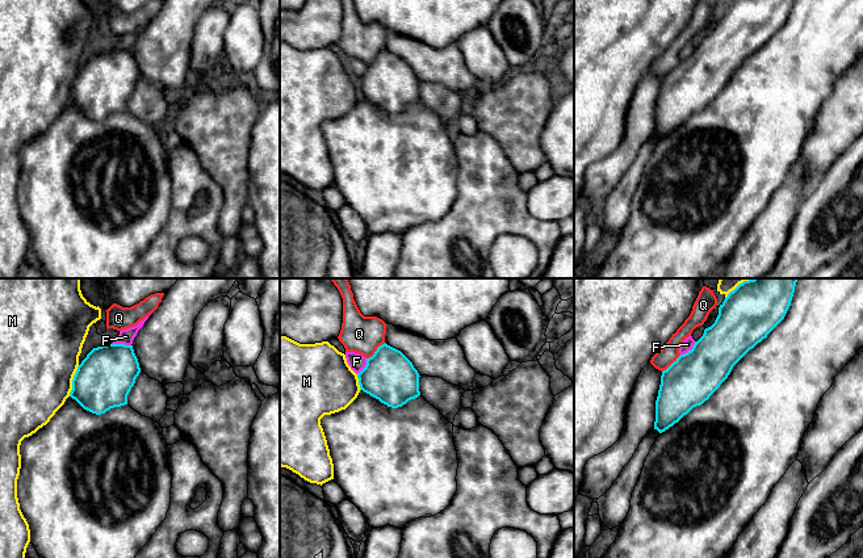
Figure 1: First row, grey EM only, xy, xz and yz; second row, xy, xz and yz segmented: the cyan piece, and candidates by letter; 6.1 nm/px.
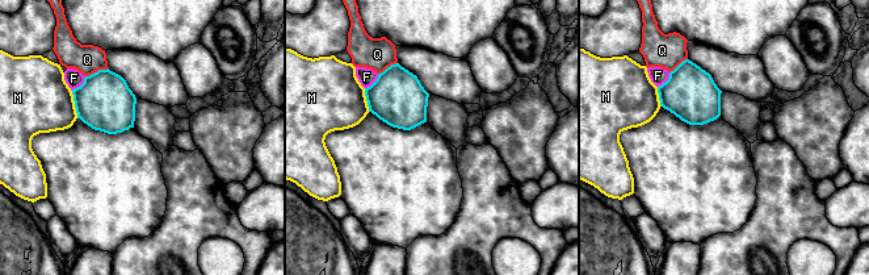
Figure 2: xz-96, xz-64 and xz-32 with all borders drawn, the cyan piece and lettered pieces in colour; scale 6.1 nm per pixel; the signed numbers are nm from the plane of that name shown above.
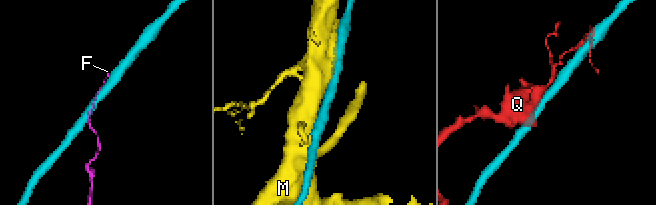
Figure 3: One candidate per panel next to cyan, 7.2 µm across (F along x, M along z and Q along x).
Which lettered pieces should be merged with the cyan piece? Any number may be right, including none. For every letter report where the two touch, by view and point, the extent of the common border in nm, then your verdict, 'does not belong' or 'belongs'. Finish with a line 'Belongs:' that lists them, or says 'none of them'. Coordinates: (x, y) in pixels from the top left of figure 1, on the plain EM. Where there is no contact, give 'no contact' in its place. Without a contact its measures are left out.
F: meets cyan in xy at (121, 50); contact 120 nm long; does not belong
M: meets cyan in xy at (72, 87); contact 200 nm long; does not belong
Q: meets cyan in xz at (376, 57); contact 160 nm long; does not belong
Belongs: none of them

